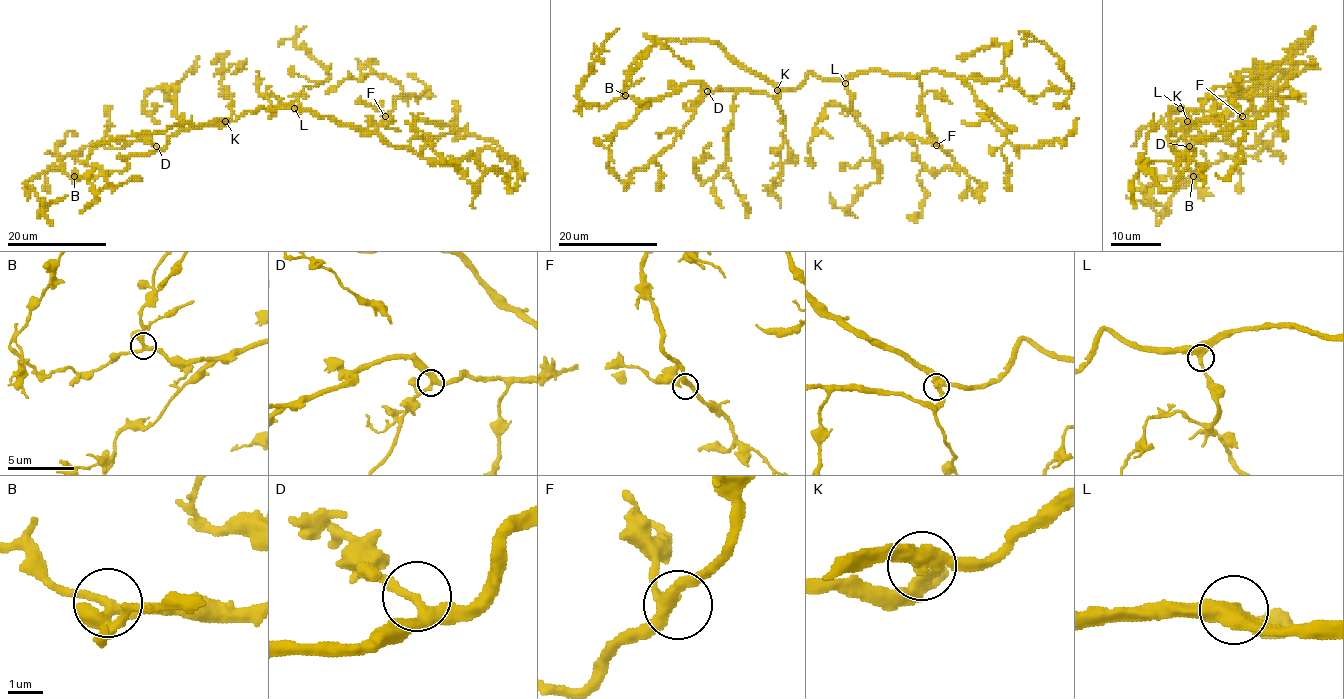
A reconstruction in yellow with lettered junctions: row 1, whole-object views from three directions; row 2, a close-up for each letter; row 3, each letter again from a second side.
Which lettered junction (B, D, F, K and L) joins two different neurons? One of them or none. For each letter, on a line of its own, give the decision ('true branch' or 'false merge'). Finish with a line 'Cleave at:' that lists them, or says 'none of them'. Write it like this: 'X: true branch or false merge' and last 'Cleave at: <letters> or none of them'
B: true branch
D: true branch
F: true branch
K: true branch
L: true branch
Cleave at: none of them

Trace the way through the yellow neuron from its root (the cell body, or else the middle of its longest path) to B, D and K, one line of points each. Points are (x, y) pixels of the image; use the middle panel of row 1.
B: (829, 79), (809, 73), (776, 96), (709, 91), (700, 83), (648, 100), (625, 95)
D: (829, 79), (819, 79), (809, 73), (796, 89), (782, 89), (776, 96), (721, 88), (707, 91)
K: (829, 79), (819, 79), (809, 73), (796, 89), (777, 90)

